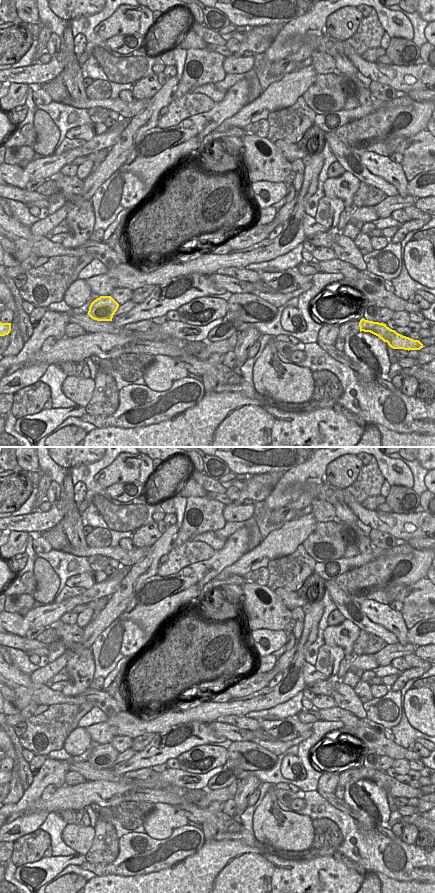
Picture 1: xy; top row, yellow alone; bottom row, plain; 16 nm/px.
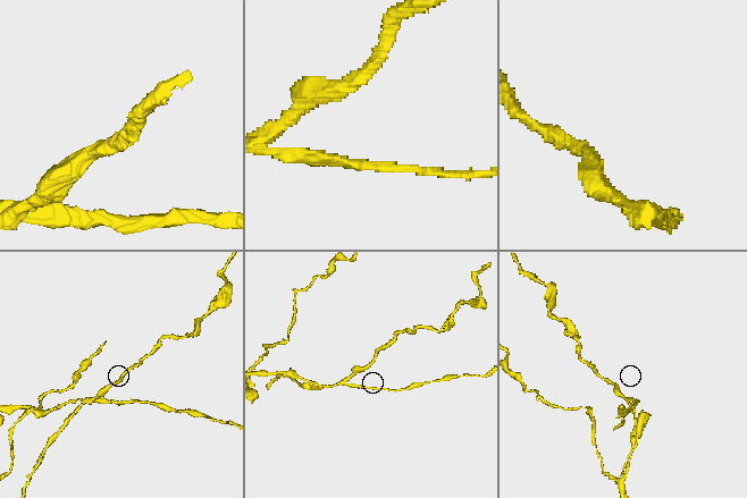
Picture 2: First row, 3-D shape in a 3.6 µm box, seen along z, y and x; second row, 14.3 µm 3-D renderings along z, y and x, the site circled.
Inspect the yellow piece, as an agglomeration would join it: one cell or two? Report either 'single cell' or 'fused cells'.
fused cells

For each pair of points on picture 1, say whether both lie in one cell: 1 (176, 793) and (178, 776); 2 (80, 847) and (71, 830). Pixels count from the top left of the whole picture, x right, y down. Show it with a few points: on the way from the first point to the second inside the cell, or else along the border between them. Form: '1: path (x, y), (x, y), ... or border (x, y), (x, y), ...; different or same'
1: border (174, 786), (188, 789); different
2: path (80, 843), (73, 834); same

